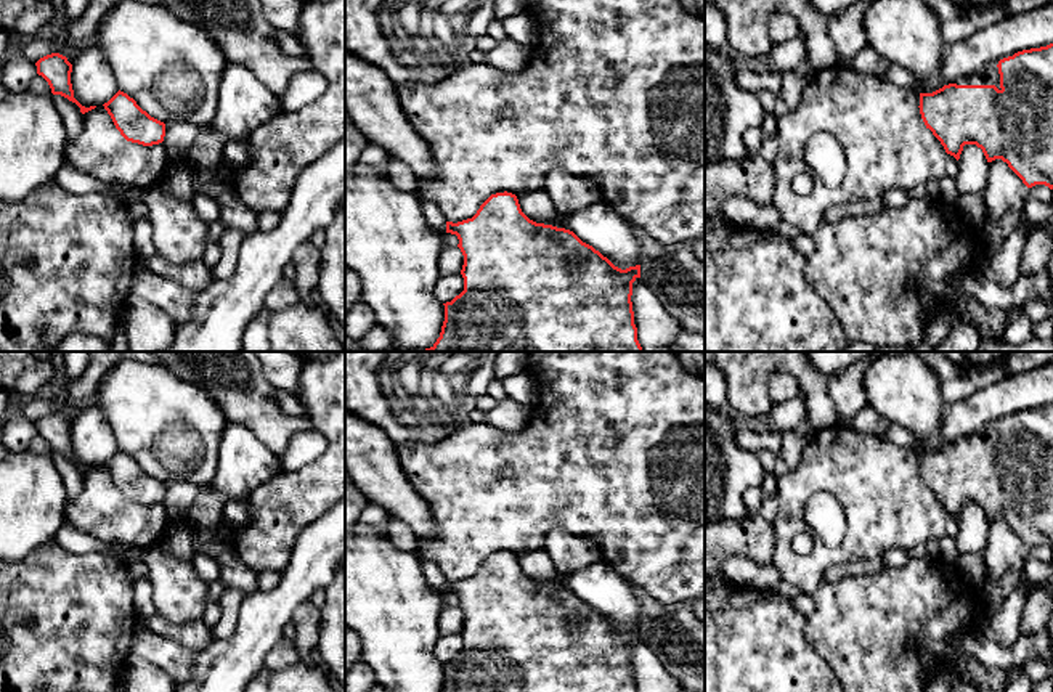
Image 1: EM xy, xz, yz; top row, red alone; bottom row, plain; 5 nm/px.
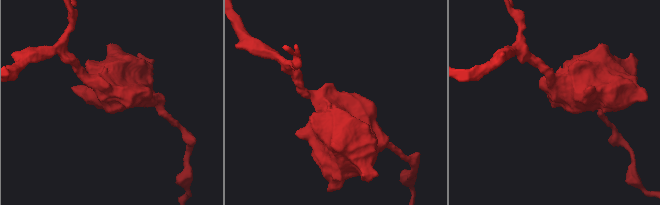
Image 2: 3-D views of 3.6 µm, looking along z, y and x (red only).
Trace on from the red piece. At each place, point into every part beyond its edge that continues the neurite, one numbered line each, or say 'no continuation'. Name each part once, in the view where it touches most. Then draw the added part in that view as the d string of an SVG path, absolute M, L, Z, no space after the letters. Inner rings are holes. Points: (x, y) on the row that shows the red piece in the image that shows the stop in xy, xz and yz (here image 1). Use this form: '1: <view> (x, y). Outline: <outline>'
1: yz (987, 76). Outline: M989 64L982 67L979 72L960 79L955 82L957 85L995 85L998 90L1000 88L1000 74L997 64Z

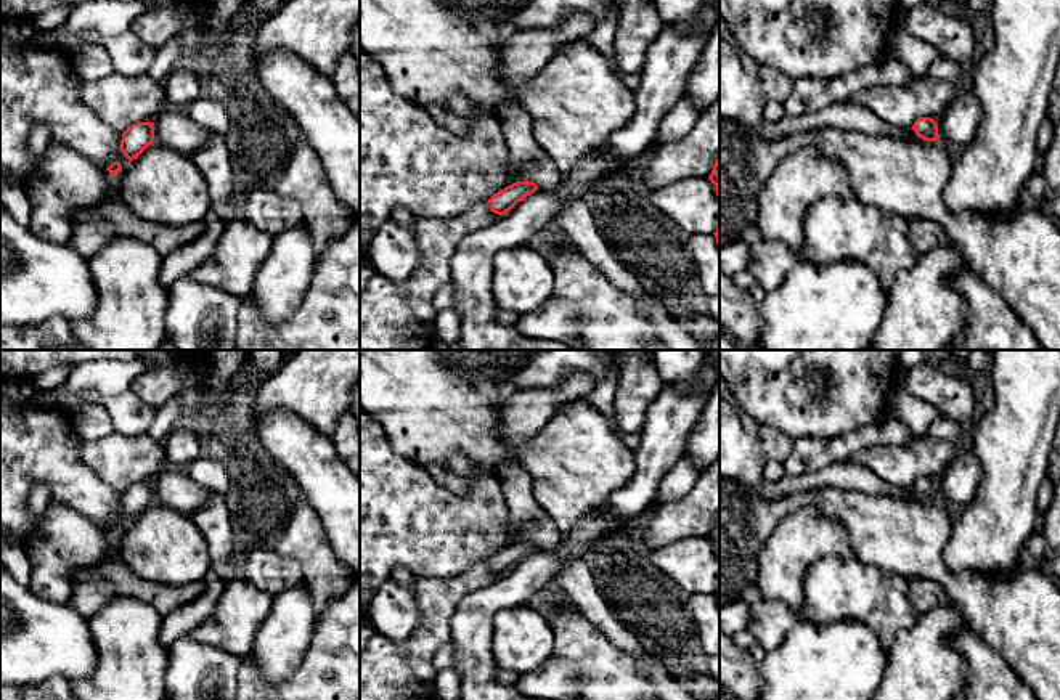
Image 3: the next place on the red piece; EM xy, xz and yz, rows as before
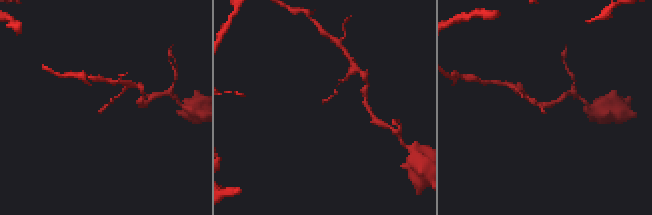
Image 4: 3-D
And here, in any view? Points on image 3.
no continuation

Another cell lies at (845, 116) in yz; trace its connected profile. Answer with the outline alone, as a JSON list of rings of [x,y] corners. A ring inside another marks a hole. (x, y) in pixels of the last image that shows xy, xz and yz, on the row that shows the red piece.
[[[843,101],[801,116],[784,114],[777,122],[761,122],[758,133],[766,140],[781,140],[792,133],[811,132],[824,127],[870,136],[890,136],[895,140],[904,140],[911,130],[906,127],[893,127],[882,122],[872,111]]]

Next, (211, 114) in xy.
[[[199,96],[186,108],[188,116],[206,130],[225,135],[230,125],[226,106],[218,100]]]

